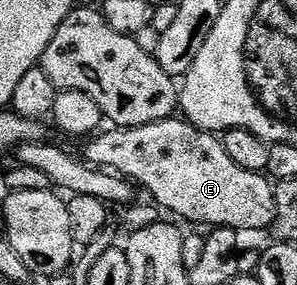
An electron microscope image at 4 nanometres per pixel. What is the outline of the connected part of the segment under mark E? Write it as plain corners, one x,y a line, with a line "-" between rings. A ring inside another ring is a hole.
178,116
143,126
106,129
85,143
86,161
99,170
121,174
135,187
143,186
163,211
175,214
175,219
243,232
273,227
275,183
265,173
248,172
234,163
217,133
200,130

